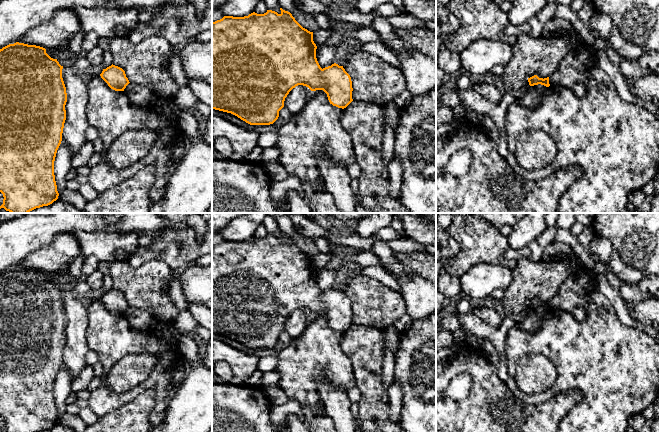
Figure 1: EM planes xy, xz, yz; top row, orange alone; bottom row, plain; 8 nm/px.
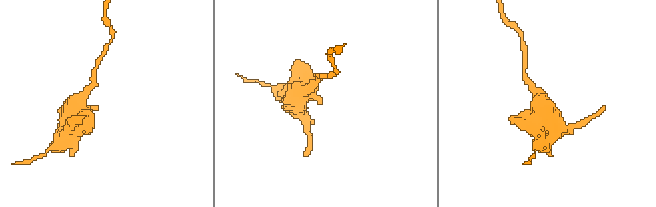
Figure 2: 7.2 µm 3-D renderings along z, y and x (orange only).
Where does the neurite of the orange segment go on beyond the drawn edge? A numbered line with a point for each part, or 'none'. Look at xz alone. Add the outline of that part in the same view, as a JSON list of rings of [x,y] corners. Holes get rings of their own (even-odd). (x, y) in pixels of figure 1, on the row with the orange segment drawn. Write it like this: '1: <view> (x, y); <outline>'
none

